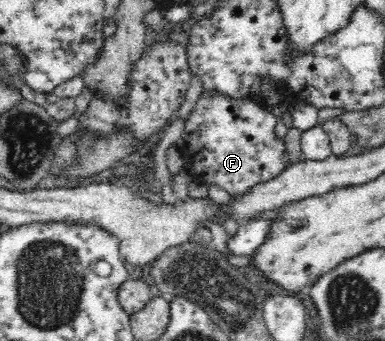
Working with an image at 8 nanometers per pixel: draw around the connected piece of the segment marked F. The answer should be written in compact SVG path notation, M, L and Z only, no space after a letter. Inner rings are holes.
M203 92L191 115L185 121L185 130L180 136L180 147L185 155L185 167L189 171L192 181L217 185L225 189L229 195L242 194L249 186L268 180L290 165L285 160L285 147L282 139L275 135L278 120L273 113L264 111L259 105L249 100L233 101L228 98L219 98Z

